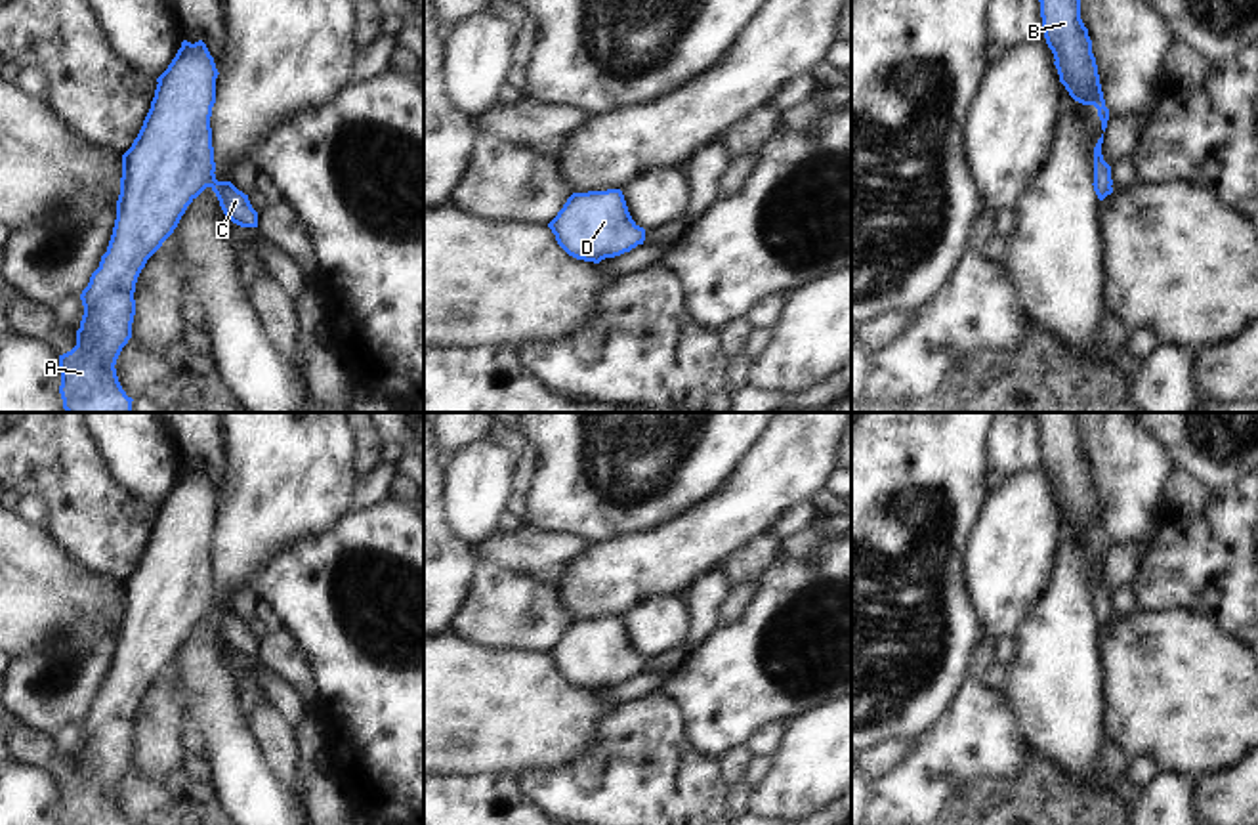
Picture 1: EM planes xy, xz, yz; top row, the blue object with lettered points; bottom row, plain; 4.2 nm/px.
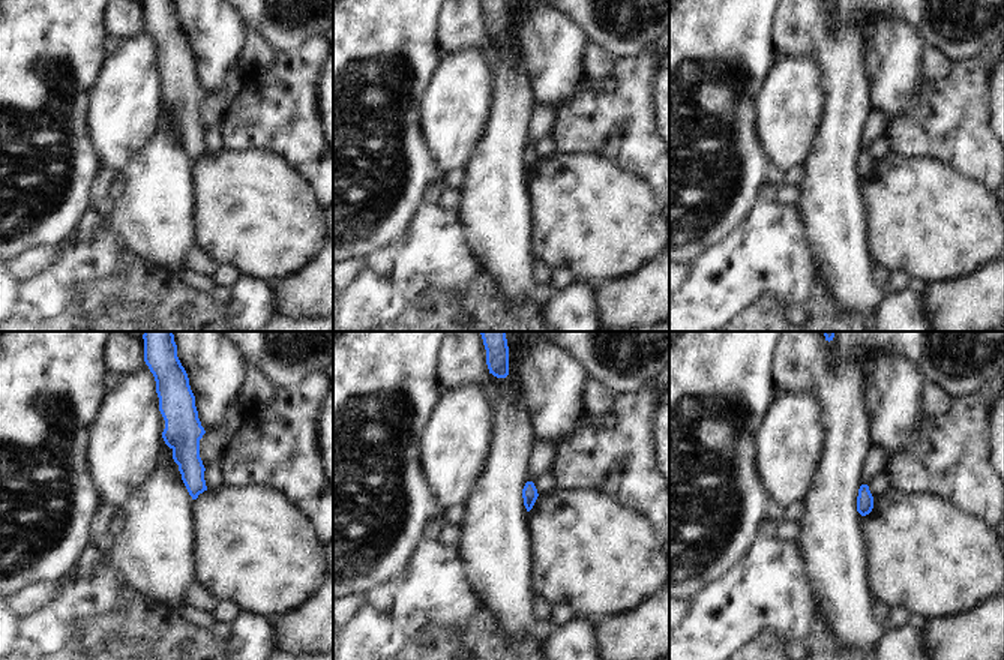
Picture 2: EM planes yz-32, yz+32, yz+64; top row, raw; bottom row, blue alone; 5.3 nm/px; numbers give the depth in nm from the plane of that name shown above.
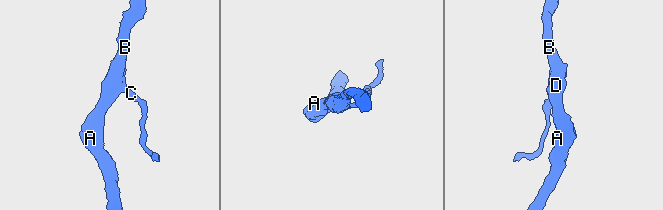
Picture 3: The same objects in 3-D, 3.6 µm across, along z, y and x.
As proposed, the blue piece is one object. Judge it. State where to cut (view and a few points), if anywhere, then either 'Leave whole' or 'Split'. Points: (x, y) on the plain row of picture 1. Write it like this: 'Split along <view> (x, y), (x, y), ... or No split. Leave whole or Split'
No split. Leave whole

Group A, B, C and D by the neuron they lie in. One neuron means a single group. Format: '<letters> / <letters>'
A B C D

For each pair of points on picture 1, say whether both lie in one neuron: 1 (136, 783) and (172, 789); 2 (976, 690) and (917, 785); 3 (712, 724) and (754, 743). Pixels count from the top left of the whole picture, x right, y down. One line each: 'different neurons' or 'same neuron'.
1: same neuron
2: same neuron
3: different neurons

